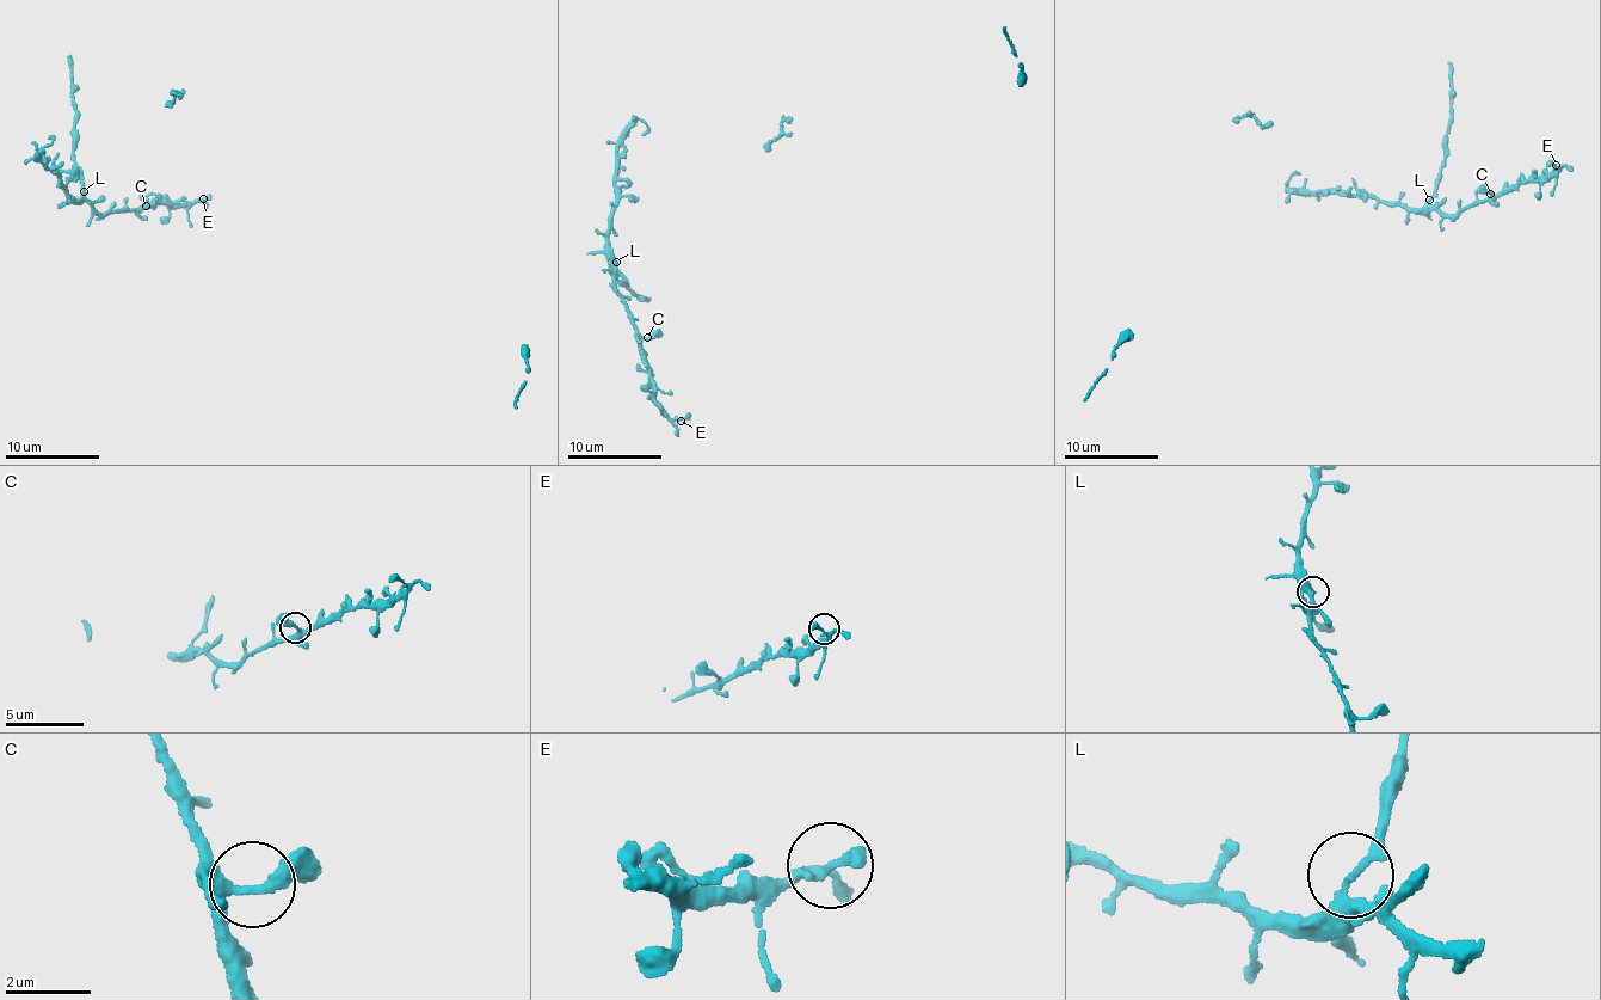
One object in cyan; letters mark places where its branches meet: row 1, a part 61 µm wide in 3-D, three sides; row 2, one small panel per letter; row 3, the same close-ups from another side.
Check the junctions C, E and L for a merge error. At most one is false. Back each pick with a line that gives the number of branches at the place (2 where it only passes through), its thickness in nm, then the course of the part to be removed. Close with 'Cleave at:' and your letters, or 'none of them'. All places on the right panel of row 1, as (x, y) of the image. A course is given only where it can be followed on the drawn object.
L: 4 branches meet; 190 nm thick; foreign part runs (1428, 200), (1434, 195), (1434, 181), (1445, 164), (1445, 135), (1452, 116), (1449, 61)
Cleave at: L

